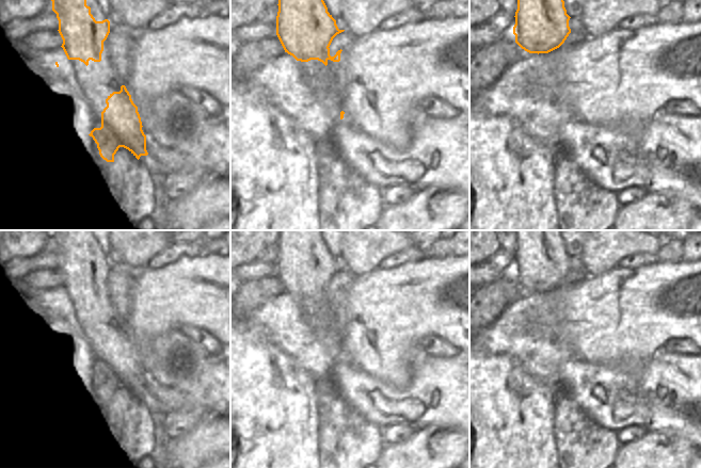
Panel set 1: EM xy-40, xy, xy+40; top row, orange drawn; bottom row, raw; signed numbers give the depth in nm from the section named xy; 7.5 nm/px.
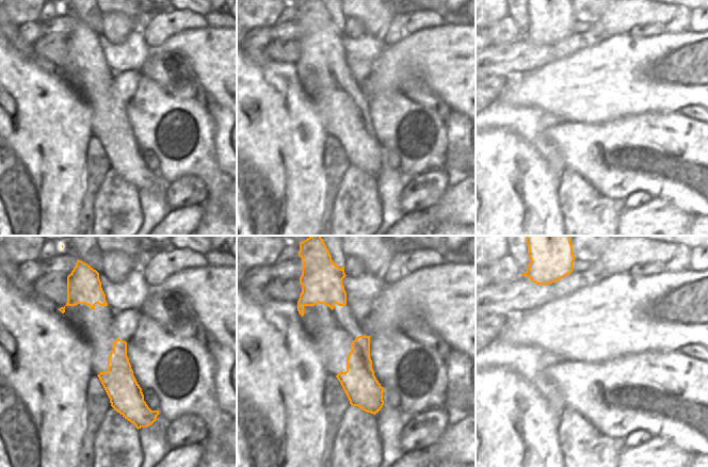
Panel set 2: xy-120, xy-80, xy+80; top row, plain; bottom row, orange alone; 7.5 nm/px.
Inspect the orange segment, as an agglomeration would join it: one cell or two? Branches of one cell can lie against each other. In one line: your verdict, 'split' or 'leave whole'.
leave whole

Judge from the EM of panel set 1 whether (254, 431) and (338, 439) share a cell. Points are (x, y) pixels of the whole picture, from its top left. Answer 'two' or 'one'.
two

